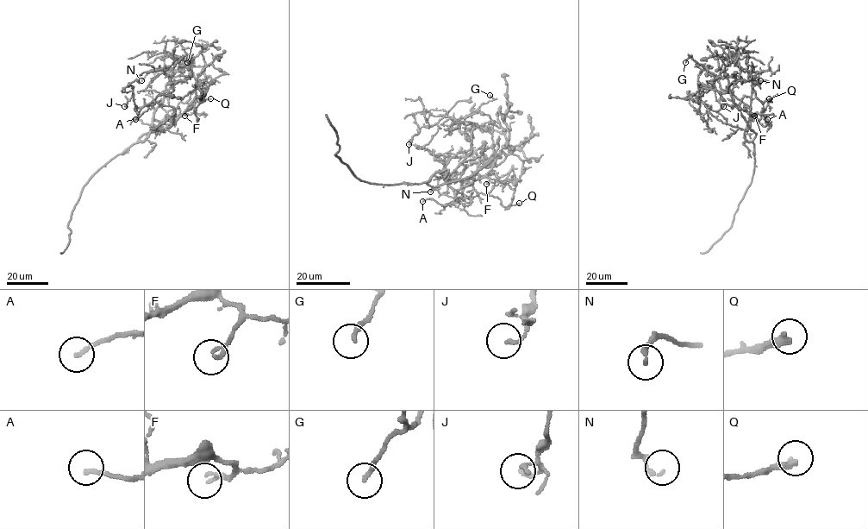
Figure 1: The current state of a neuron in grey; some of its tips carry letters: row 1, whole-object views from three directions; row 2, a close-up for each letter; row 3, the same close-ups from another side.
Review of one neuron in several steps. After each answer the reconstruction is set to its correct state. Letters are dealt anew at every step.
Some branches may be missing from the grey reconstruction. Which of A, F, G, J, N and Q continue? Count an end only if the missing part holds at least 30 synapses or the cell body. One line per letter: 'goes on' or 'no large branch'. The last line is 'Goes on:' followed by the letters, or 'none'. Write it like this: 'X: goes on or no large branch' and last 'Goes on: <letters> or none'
A: no large branch
F: no large branch
G: no large branch
J: no large branch
N: no large branch
Q: no large branch
Goes on: none

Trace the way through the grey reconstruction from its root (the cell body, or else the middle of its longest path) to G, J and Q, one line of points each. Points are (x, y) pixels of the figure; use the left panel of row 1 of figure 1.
G: (149, 132), (152, 101), (161, 93), (173, 91), (164, 72), (184, 55), (190, 58), (187, 62)
J: (149, 132), (152, 101), (161, 93), (173, 91), (164, 71), (143, 72), (128, 84), (132, 96), (124, 106)
Q: (149, 132), (152, 119), (161, 121), (179, 102), (190, 103), (210, 98)

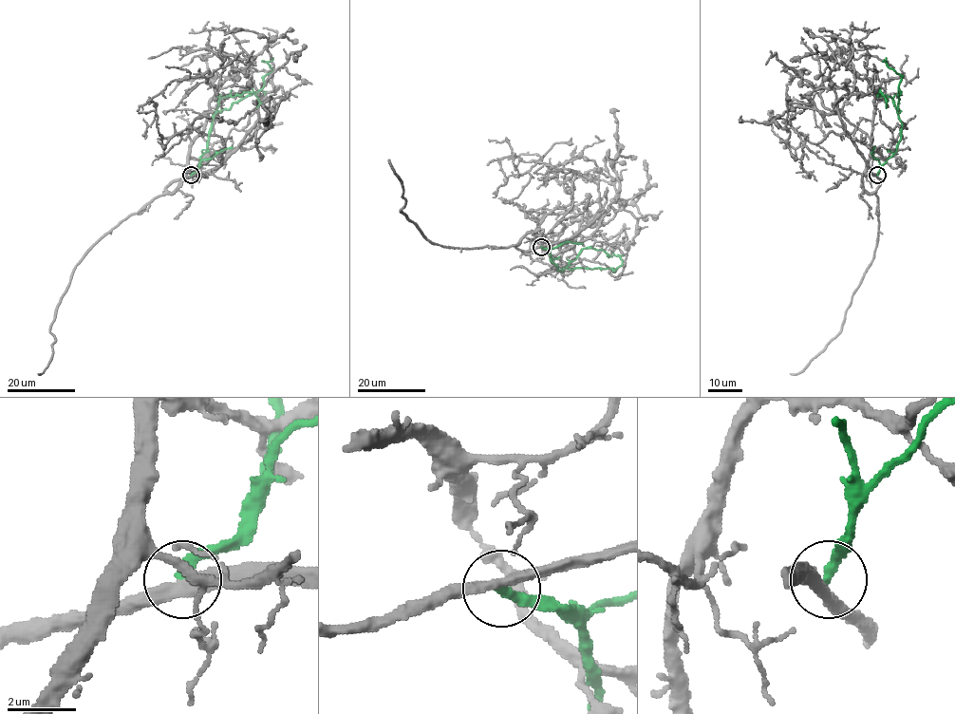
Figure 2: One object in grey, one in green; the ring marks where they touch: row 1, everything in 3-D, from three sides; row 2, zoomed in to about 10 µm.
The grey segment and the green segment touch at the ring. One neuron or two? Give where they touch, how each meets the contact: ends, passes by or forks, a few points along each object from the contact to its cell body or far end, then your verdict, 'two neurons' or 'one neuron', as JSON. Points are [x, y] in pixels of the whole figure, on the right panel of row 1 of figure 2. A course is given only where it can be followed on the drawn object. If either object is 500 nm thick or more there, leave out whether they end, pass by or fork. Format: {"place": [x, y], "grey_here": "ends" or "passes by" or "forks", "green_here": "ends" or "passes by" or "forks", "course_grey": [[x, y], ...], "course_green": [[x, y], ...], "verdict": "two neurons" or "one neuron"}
{"place": [877, 175], "grey_here": "passes by", "green_here": "ends", "course_grey": [[876, 175], [881, 184], [868, 193], [870, 140], [795, 76], [787, 96], [813, 109], [825, 139]], "course_green": [[877, 175], [897, 149], [900, 139], [898, 103], [901, 77], [887, 65], [886, 57]], "verdict": "two neurons"}

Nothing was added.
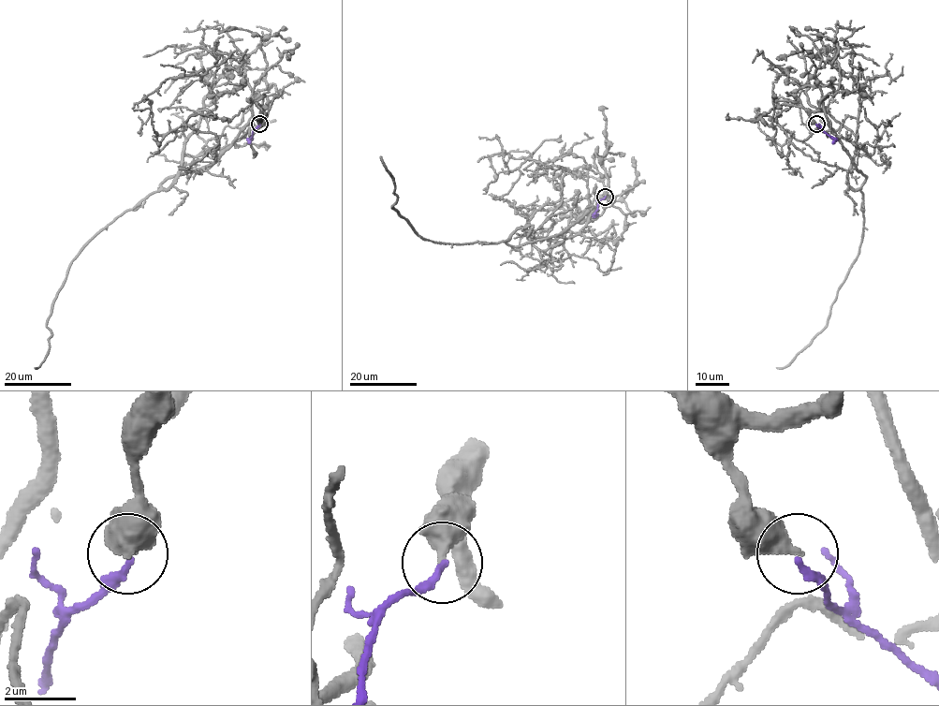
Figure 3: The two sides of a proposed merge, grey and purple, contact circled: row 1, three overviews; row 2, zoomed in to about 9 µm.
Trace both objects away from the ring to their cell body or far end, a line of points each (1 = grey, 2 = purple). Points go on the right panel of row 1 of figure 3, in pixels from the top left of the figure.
1: (815, 124), (810, 114), (826, 96), (829, 127), (866, 177), (862, 240), (826, 326), (776, 367)
2: (815, 124), (837, 139)

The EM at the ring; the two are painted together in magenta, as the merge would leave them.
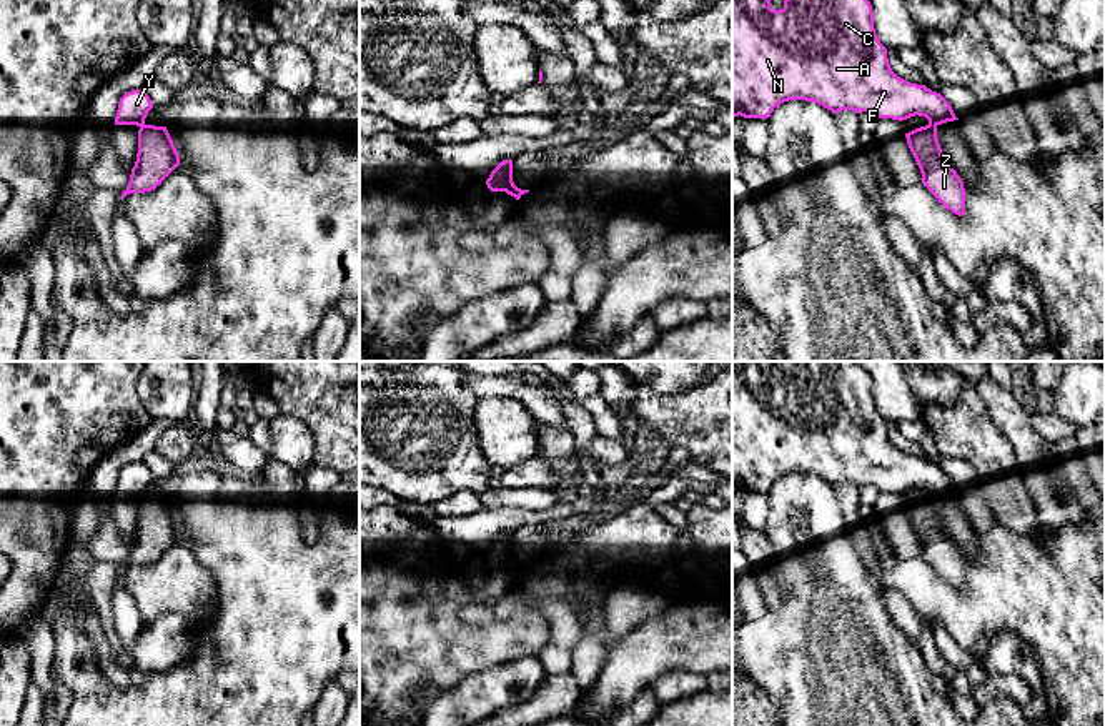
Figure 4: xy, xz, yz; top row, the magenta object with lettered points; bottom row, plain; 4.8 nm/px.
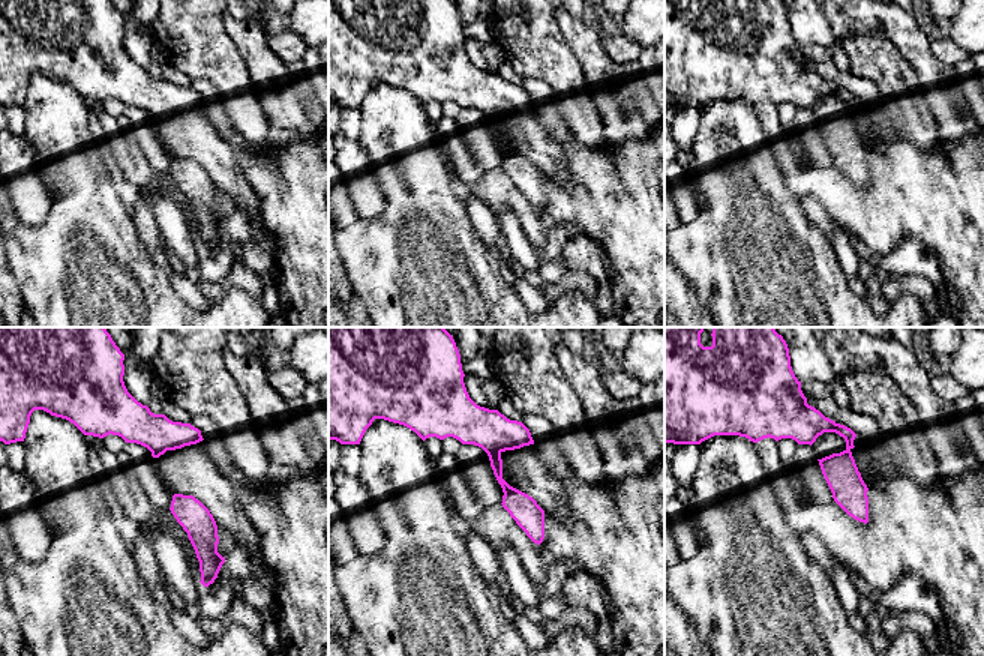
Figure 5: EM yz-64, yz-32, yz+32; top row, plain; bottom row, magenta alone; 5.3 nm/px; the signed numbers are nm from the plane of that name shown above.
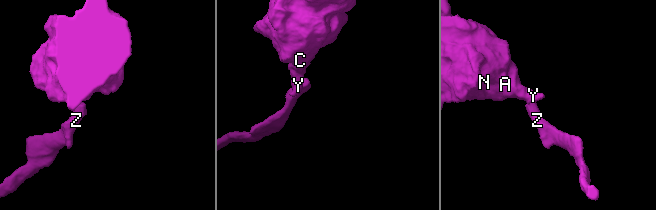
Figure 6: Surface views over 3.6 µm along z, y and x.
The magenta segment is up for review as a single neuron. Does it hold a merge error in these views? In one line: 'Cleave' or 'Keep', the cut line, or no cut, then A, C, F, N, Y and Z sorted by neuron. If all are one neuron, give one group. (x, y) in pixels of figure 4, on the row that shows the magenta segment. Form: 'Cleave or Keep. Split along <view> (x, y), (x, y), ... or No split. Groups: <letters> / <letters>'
Cleave. Split along yz (929, 124), (936, 127). Groups: A C F N Y / Z

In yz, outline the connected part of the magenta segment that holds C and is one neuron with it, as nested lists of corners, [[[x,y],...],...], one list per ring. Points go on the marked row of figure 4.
[[[732,0],[732,117],[769,118],[775,107],[789,100],[815,102],[832,113],[872,112],[899,122],[919,115],[934,127],[959,120],[940,93],[892,72],[869,0],[784,0],[782,10],[772,10],[771,0]]]

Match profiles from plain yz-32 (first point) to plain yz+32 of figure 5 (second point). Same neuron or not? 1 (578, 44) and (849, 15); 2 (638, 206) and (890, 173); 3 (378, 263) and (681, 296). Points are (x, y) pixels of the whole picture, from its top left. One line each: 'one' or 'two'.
1: one
2: one
3: two

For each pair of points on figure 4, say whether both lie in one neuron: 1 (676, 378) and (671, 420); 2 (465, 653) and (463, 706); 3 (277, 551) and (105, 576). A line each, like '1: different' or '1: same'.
1: different
2: different
3: different

